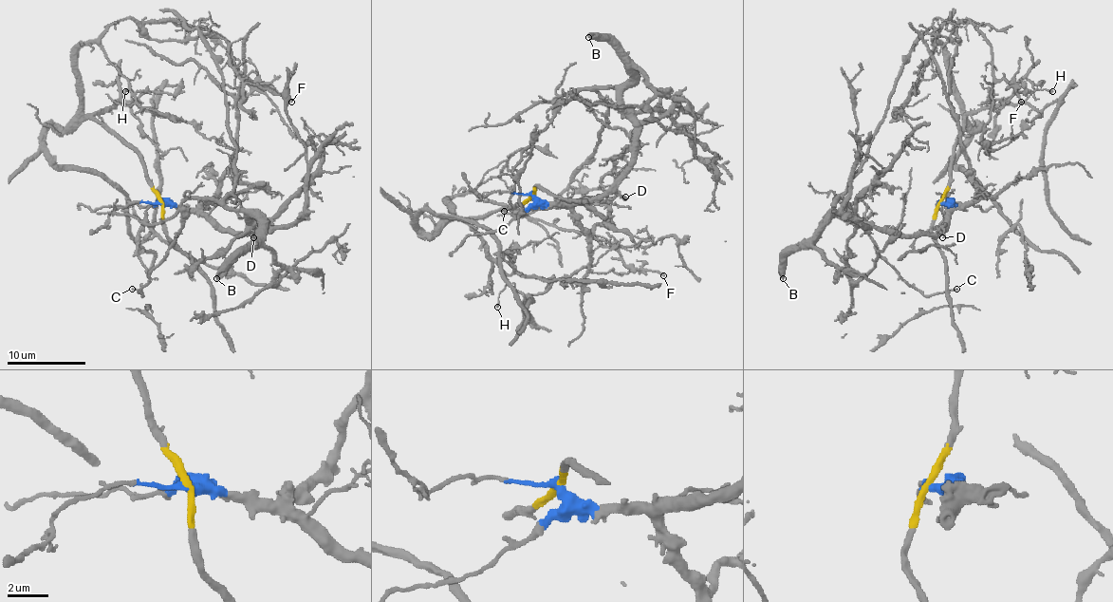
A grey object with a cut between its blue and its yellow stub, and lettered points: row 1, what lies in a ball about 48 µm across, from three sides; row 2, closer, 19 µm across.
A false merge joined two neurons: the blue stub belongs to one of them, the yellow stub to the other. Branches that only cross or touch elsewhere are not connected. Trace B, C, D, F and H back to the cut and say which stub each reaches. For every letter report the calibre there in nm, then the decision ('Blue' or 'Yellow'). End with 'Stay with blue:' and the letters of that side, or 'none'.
B: Thickness 400 nm. Blue
C: Thickness 170 nm. Blue
D: Thickness 130 nm. Blue
F: Thickness 110 nm. Yellow
H: Thickness 130 nm. Yellow
Stay with blue: B, C, D

